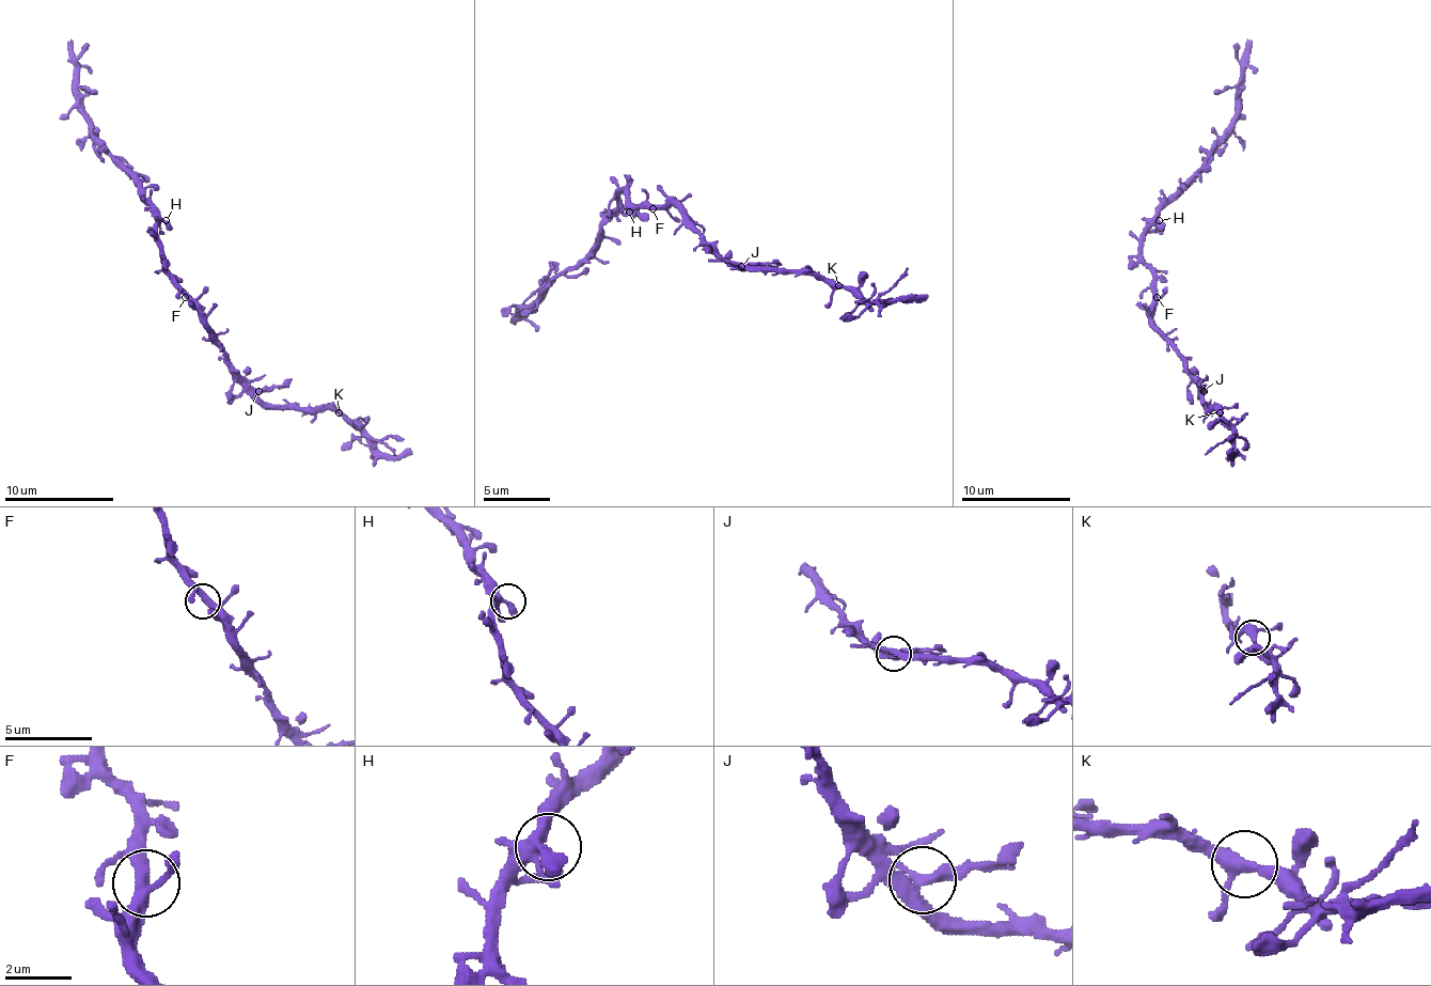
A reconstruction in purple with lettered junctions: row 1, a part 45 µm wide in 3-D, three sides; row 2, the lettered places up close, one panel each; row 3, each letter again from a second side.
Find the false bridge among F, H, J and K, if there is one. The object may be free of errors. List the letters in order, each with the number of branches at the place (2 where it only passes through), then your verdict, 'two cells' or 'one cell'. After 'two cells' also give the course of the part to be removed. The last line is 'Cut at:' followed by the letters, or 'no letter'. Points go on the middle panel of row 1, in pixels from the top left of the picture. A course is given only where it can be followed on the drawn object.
F: 3 | one cell
H: 3 | one cell
J: 3 | two cells | (742, 265), (782, 265)
K: 3 | one cell
Cut at: J

